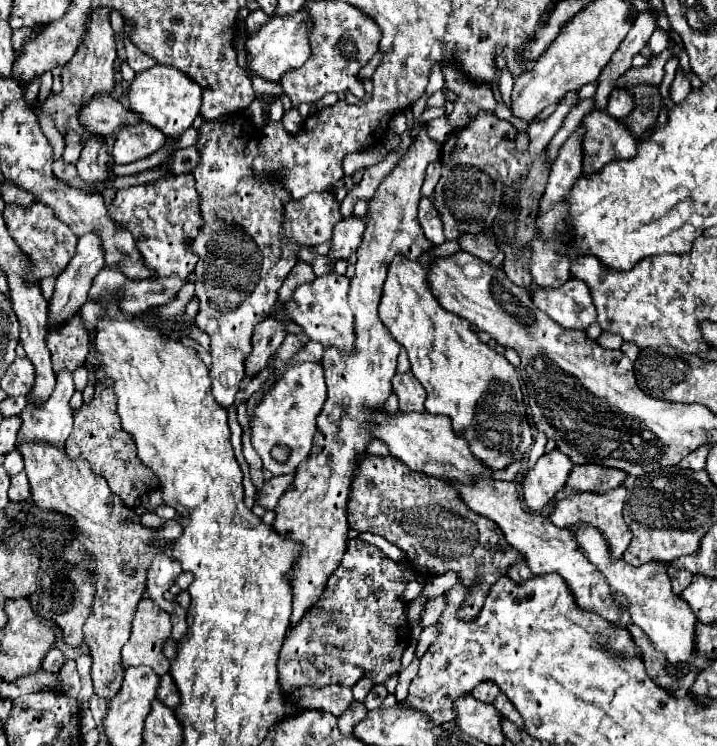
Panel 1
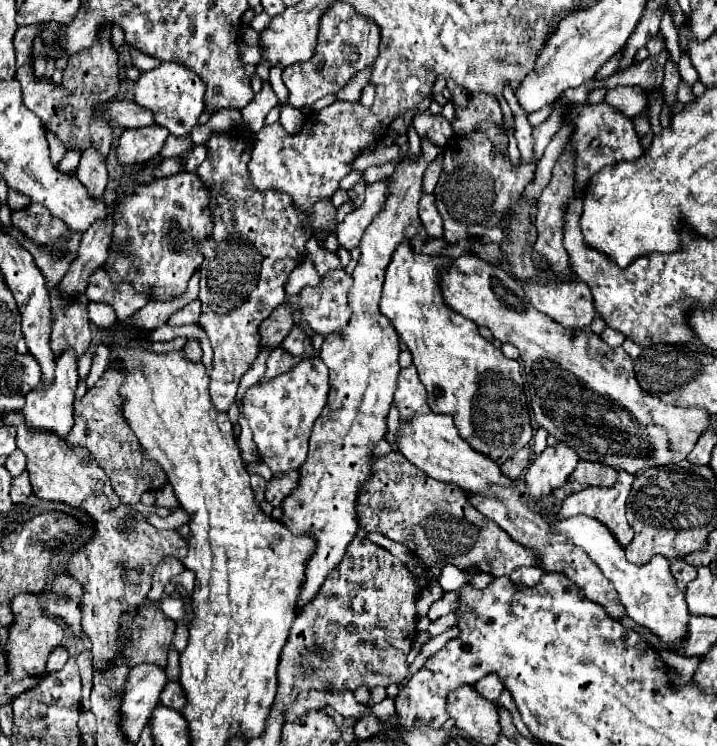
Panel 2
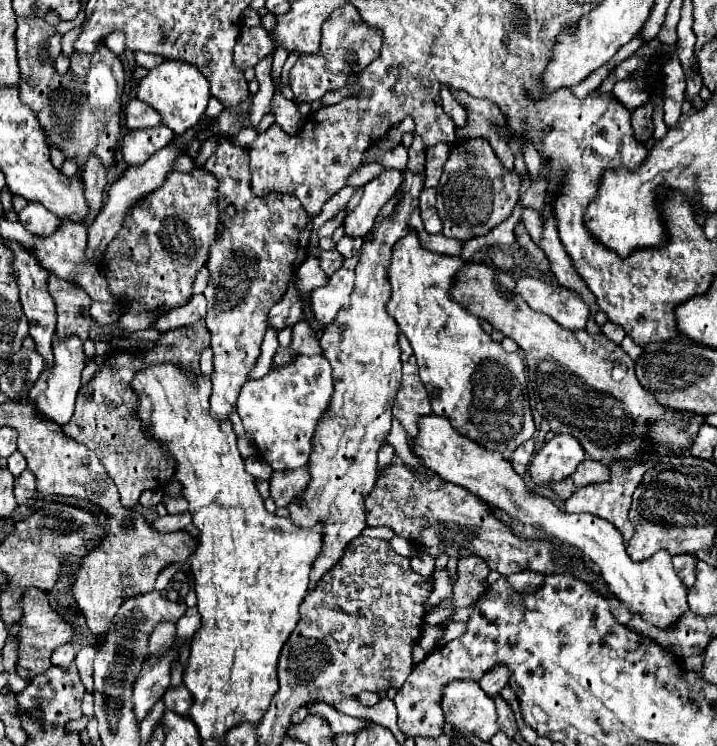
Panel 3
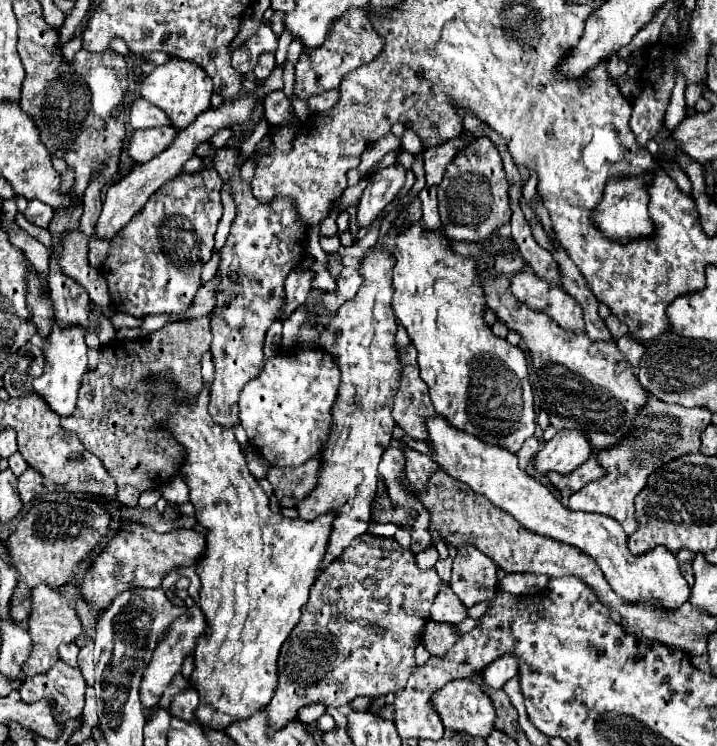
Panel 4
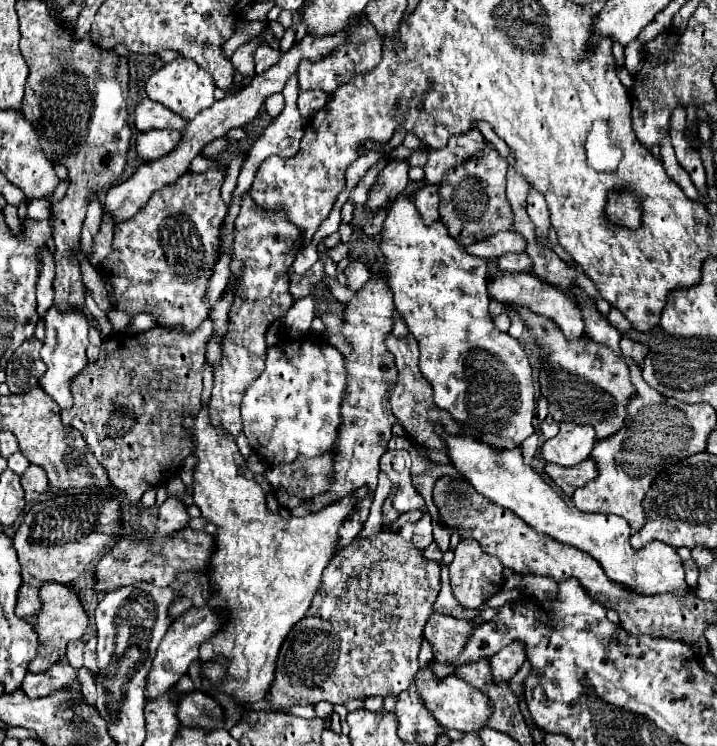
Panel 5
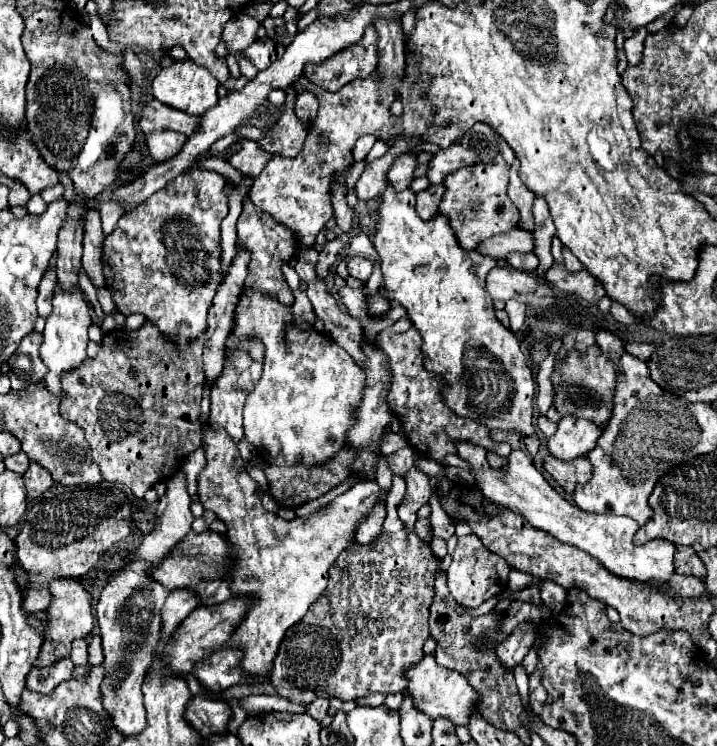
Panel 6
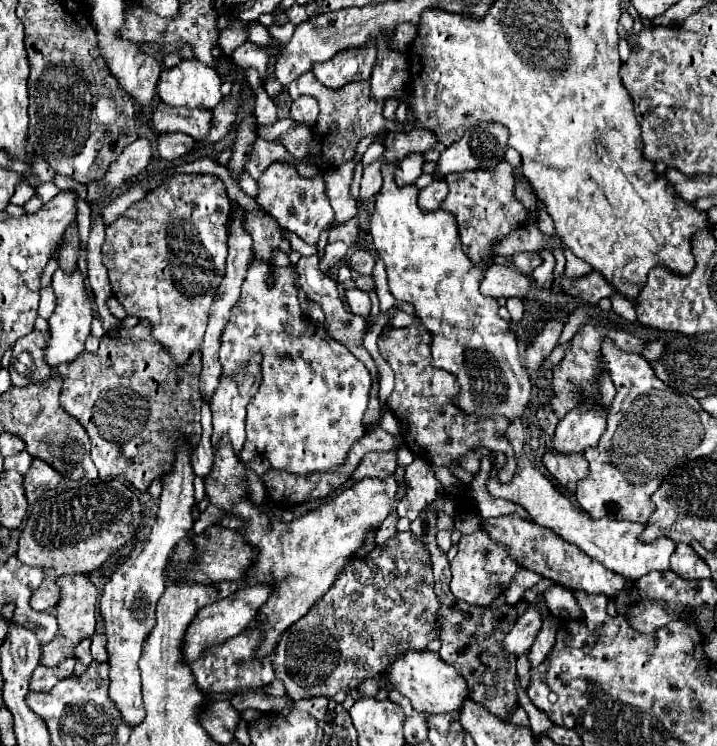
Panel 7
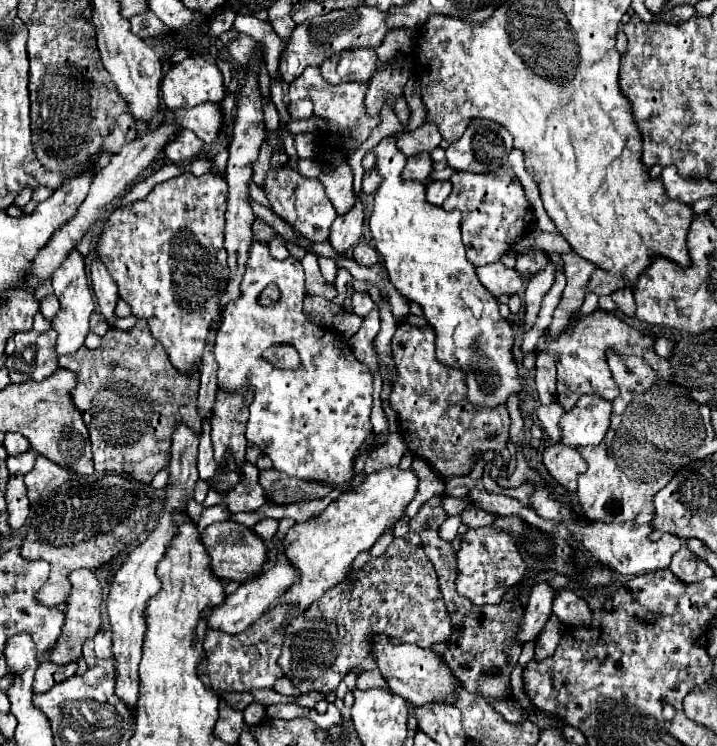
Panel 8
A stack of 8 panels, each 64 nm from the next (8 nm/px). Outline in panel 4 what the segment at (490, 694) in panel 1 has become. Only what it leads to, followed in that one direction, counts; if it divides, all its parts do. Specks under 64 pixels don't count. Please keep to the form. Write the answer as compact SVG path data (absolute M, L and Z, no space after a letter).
M504 654L500 658L496 658L492 664L488 664L486 672L484 672L484 680L488 686L492 688L502 688L506 680L510 680L512 676L518 674L518 660L512 654Z

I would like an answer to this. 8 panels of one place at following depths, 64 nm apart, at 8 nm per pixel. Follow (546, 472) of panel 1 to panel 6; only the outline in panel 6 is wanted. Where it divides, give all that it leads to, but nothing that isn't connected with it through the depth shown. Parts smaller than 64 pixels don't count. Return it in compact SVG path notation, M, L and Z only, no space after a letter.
M564 416L558 422L556 434L548 438L548 450L556 458L574 460L578 456L588 454L596 446L600 434L602 434L600 426L594 424L592 420Z

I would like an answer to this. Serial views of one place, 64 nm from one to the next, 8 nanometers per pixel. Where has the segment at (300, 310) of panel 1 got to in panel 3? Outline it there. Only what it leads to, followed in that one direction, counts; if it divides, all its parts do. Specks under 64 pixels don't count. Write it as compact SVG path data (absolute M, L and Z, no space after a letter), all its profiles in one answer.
M340 268L330 276L330 282L324 288L316 288L310 292L312 312L318 322L330 324L334 322L340 308L348 306L348 300L354 292L354 272Z

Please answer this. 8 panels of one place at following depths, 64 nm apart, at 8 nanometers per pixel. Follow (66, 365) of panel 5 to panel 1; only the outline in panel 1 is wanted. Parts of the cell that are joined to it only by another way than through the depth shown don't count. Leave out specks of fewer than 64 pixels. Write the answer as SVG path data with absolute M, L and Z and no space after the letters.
M70 370L56 374L56 388L50 398L42 404L28 404L20 414L22 426L18 432L16 446L22 442L50 442L64 446L72 432L72 406L74 380Z

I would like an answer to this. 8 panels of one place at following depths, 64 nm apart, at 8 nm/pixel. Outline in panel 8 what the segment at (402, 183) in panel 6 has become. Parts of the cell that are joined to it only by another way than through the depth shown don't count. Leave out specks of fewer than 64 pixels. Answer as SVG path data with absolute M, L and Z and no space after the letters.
M420 152L416 156L410 156L408 158L408 164L404 168L404 178L406 180L420 180L420 182L426 182L432 174L432 158L428 152Z

